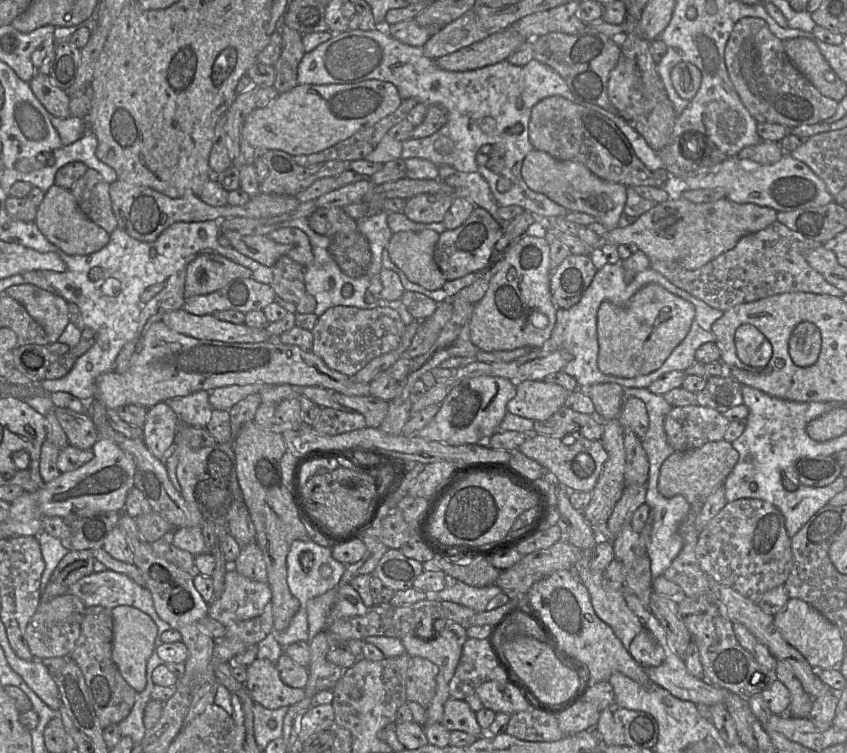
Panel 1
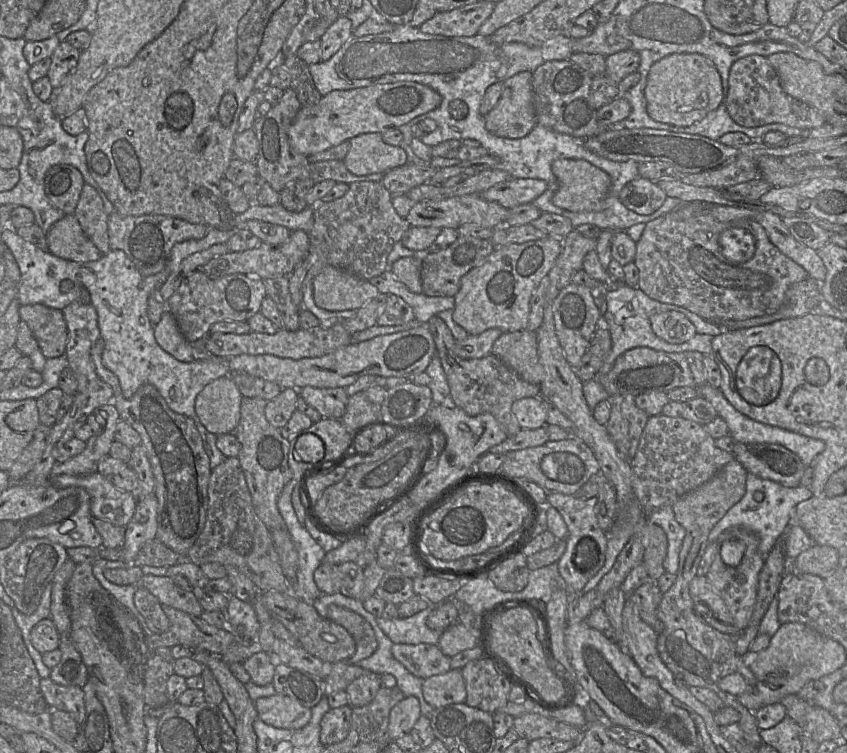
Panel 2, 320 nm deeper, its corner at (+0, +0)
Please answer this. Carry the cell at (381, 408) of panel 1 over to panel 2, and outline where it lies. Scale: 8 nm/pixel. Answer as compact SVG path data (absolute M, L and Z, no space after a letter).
M305 386L298 390L299 396L316 409L322 418L340 419L349 400L345 388L316 388Z

